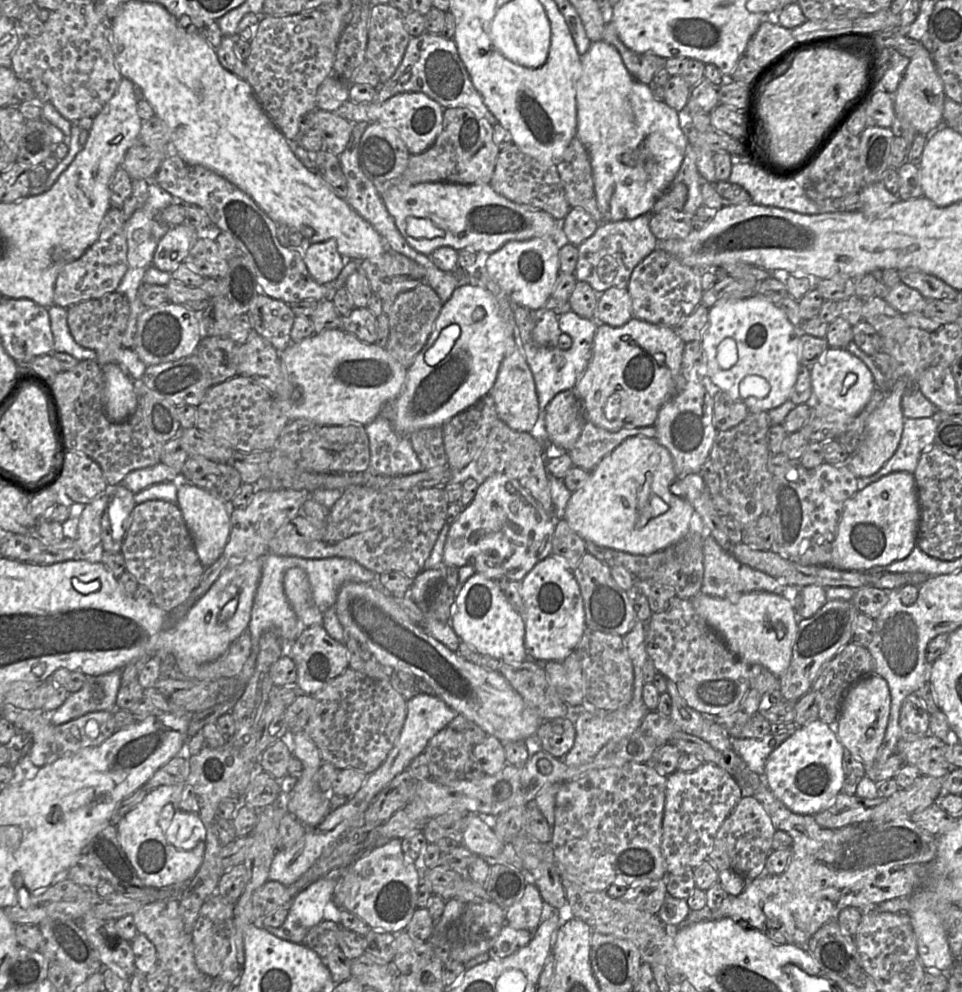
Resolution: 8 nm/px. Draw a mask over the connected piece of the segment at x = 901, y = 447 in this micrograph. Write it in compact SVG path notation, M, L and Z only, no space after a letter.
M932 417L906 418L897 450L872 476L859 478L859 490L896 471L914 473L922 454L935 444L939 422Z

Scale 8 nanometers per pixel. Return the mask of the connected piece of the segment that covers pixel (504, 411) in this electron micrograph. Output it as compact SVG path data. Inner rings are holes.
M485 266L477 270L477 284L483 286L494 297L499 308L499 314L505 323L506 355L500 365L495 383L490 391L498 418L512 430L517 432L530 432L536 427L538 420L538 398L532 373L525 360L519 329L510 308L510 299L488 276Z

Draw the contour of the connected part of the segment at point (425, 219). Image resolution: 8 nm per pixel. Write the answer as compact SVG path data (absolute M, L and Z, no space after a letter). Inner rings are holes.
M396 181L376 184L376 188L407 243L417 252L429 257L433 251L443 246L457 251L466 249L492 253L509 241L523 241L536 237L552 238L559 249L569 243L563 231L562 220L557 220L544 211L514 203L496 193L489 184L426 182L411 185Z

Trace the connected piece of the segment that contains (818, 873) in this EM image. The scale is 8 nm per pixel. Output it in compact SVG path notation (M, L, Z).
M666 678L666 684L666 693L670 695L672 700L671 720L683 732L702 739L721 752L733 767L732 777L739 785L742 796L751 796L758 800L769 815L775 829L788 833L793 840L791 858L783 873L779 875L763 873L759 877L749 880L739 895L728 895L715 910L711 910L707 906L701 910L690 910L686 920L679 926L728 917L735 922L744 920L752 928L763 932L765 928L782 929L786 936L786 943L806 948L811 936L824 924L837 920L840 911L844 908L852 906L866 910L884 901L910 897L916 890L930 881L930 866L937 854L938 836L920 828L910 817L890 822L862 822L838 829L827 829L819 826L813 815L796 814L790 811L767 787L765 775L758 775L749 769L745 761L733 750L730 735L714 721L714 715L701 713L691 708L682 698L676 684L671 679Z

